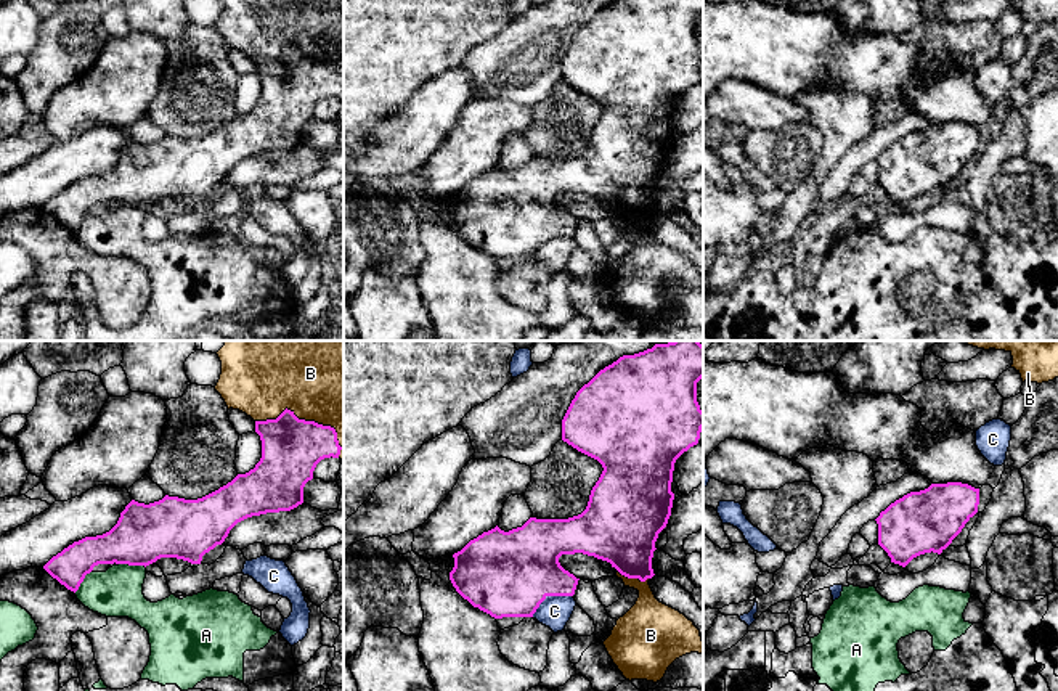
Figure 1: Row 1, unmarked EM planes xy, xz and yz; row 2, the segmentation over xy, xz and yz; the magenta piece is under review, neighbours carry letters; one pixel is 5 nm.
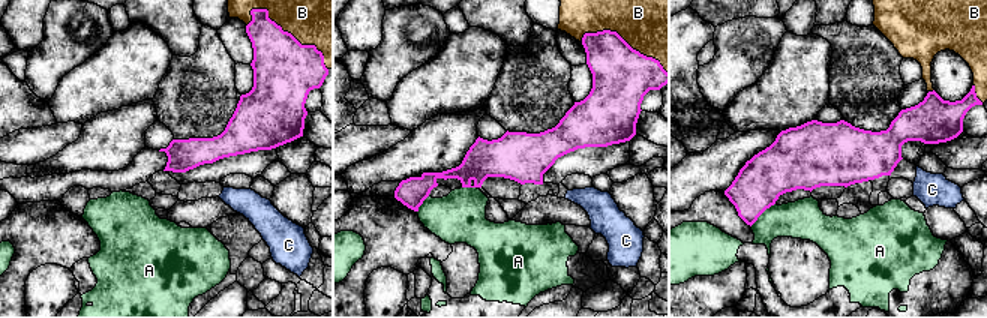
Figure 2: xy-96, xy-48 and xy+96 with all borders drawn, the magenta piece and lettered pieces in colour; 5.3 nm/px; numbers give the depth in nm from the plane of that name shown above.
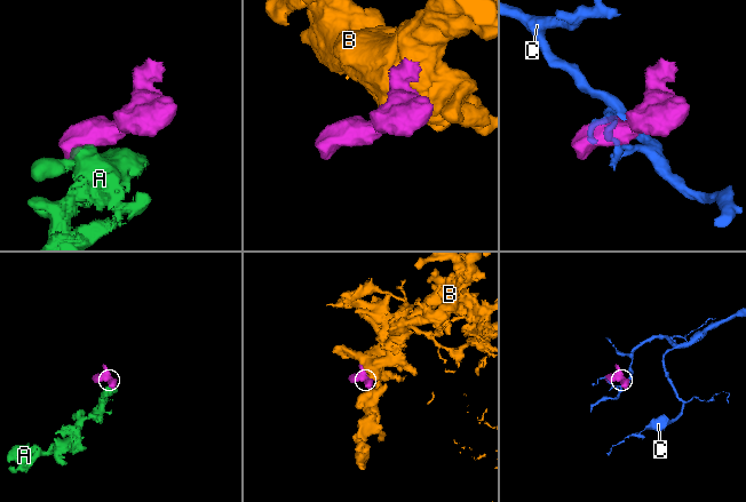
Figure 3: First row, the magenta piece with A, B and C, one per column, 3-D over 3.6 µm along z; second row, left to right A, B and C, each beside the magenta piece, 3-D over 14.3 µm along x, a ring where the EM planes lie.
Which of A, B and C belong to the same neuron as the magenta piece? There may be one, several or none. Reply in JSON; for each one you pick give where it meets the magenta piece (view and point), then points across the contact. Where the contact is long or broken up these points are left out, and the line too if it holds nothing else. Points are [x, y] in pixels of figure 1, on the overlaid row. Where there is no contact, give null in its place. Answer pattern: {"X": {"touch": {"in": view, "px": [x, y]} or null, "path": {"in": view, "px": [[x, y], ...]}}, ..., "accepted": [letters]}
{"B": {"touch": {"in": "xy", "px": [307, 421]}}, "accepted": ["B"]}

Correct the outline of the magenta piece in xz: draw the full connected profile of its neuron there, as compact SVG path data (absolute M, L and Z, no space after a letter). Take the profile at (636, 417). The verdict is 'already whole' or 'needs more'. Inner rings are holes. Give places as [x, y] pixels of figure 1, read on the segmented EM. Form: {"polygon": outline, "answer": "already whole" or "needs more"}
{"polygon": "M698 341L655 344L600 370L576 392L562 419L562 440L604 468L586 509L568 519L530 517L509 532L496 525L470 540L453 554L450 580L456 591L494 619L533 617L547 596L575 595L580 579L565 570L559 558L583 553L610 562L625 587L639 591L636 604L616 620L604 641L626 680L657 683L676 659L703 654L700 630L684 614L660 603L649 585L655 575L655 542L671 516L674 463L698 444L703 429L703 411L697 402L702 378L703 346Z", "answer": "needs more"}

